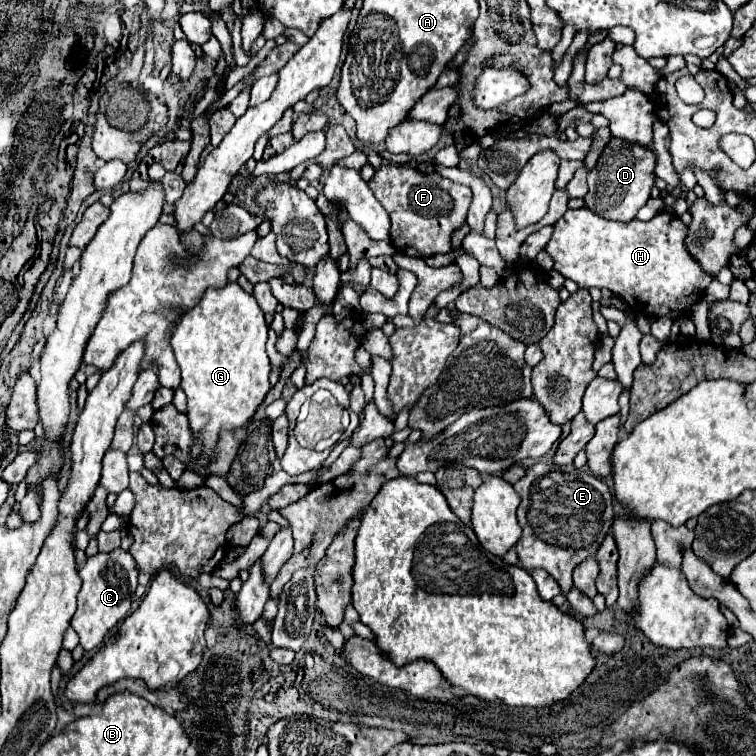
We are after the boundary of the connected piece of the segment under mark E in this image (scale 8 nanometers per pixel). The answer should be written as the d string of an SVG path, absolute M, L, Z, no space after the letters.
M538 462L528 468L526 476L514 484L514 490L520 494L522 502L518 506L518 522L522 526L522 538L532 538L530 546L522 546L522 540L516 544L518 558L522 560L524 570L544 568L550 576L556 578L564 596L573 586L574 566L584 562L588 556L594 556L596 548L610 532L614 512L612 512L612 494L610 488L588 470L576 470L574 466L556 466L548 462Z

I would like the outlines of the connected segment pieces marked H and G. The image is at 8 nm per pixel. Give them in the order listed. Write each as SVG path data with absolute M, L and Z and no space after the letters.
M588 208L568 210L556 224L546 250L554 258L554 270L562 276L574 280L580 288L608 288L616 296L620 296L634 312L644 316L668 316L672 320L690 312L692 304L696 304L702 296L702 290L712 282L712 274L708 274L700 262L686 250L686 224L672 212L658 212L652 220L640 222L634 218L632 222L612 222L592 214Z
M226 282L224 288L208 288L202 300L192 310L184 312L180 316L180 322L176 322L170 346L182 370L180 388L188 396L186 416L190 420L192 432L196 432L198 438L198 446L192 448L194 460L204 462L204 458L212 458L218 432L244 426L264 400L266 392L270 390L268 382L270 360L266 354L266 340L268 340L268 324L264 320L264 312L256 304L256 298L252 294L246 294L238 286L238 282Z

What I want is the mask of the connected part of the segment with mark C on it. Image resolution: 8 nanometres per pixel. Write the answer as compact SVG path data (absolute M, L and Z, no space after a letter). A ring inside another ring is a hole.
M116 548L106 554L98 552L90 556L78 574L82 578L82 590L78 594L78 610L70 624L78 632L84 650L90 650L104 640L104 636L112 626L116 626L122 618L128 616L134 590L138 586L138 570L136 570L136 560L128 550Z

